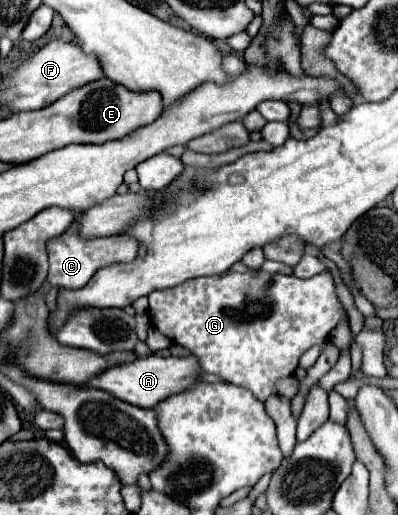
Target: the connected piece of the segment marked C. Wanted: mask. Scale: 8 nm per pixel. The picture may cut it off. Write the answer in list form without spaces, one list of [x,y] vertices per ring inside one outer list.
[[[63,233],[47,243],[49,253],[49,283],[53,287],[67,287],[67,289],[81,289],[93,277],[93,273],[105,265],[115,261],[131,261],[137,255],[137,243],[133,239],[121,237],[103,237],[103,239],[75,239],[75,235]]]

